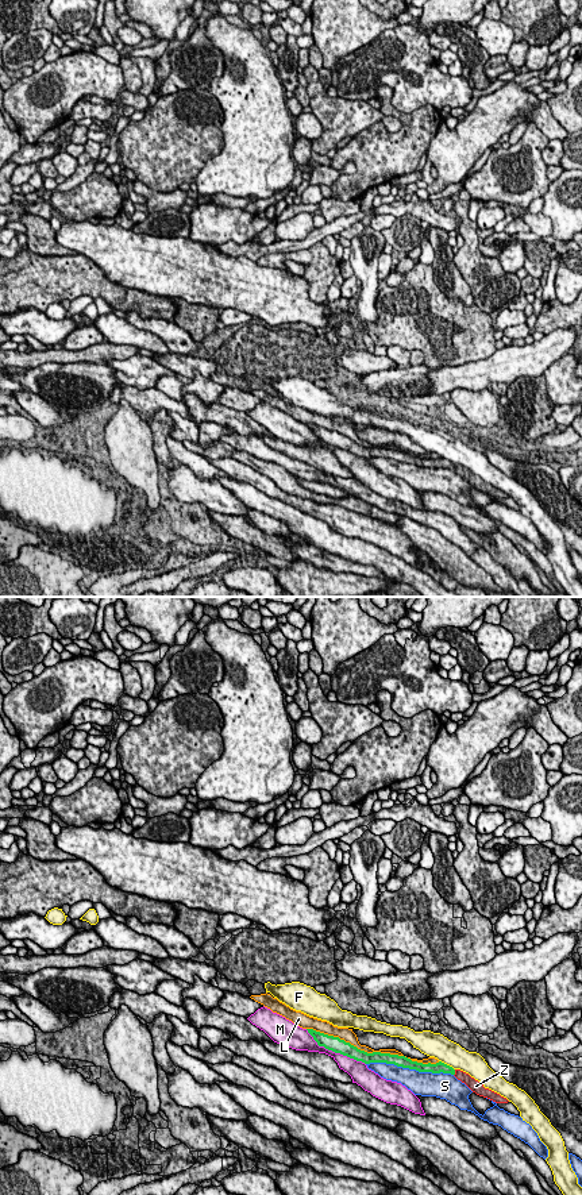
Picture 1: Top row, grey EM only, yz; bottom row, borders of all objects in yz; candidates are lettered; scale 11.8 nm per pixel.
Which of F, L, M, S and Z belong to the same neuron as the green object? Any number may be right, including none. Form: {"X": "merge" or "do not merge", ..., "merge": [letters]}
{"F": "do not merge", "L": "do not merge", "M": "do not merge", "S": "do not merge", "Z": "merge", "merge": ["Z"]}

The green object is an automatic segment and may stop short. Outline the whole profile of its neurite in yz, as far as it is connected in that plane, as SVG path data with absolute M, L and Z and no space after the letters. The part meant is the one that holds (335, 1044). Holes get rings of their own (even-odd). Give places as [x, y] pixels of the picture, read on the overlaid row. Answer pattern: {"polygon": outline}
{"polygon": "M307 1029L307 1030L313 1037L313 1040L317 1042L319 1046L324 1046L328 1051L340 1053L340 1055L354 1059L356 1061L362 1061L365 1064L370 1064L370 1063L394 1064L397 1067L416 1069L419 1072L451 1073L479 1096L487 1098L496 1103L508 1103L509 1102L506 1098L501 1096L500 1094L497 1094L489 1088L485 1088L481 1082L475 1080L469 1073L466 1073L460 1069L454 1069L452 1067L450 1067L442 1061L439 1061L436 1064L431 1064L431 1063L423 1064L423 1063L412 1061L411 1059L408 1059L405 1056L398 1056L398 1055L381 1053L381 1052L367 1053L367 1052L361 1051L356 1046L351 1045L350 1042L340 1040L339 1037L328 1036L328 1034L316 1032L313 1029Z"}

